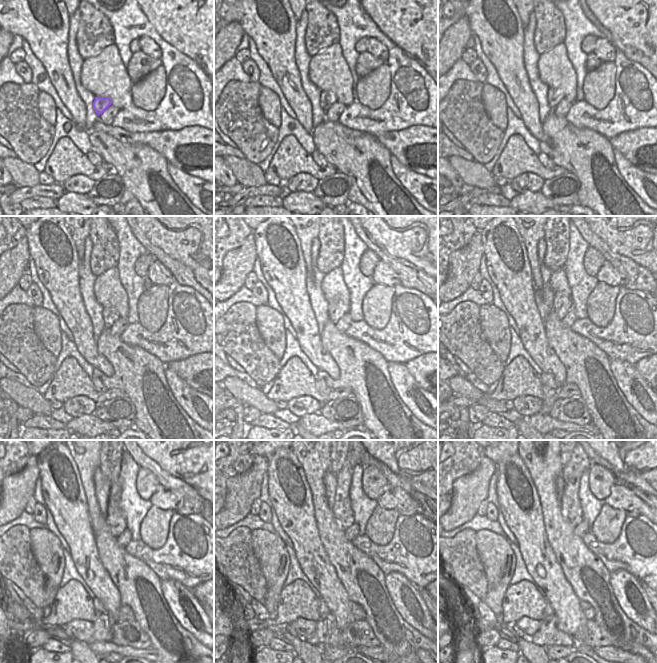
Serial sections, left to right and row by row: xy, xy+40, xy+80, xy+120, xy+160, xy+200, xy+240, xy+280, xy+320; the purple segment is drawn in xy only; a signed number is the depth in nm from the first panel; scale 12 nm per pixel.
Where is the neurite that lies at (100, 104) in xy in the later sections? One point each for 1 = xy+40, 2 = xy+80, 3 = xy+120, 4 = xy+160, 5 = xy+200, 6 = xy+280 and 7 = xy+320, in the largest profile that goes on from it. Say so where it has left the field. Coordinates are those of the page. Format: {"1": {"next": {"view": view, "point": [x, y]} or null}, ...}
{"1": {"next": {"view": "xy+40", "point": [328, 98]}}, "2": {"next": {"view": "xy+80", "point": [555, 94]}}, "3": {"next": {"view": "xy+120", "point": [110, 315]}}, "4": {"next": {"view": "xy+160", "point": [336, 309]}}, "5": {"next": {"view": "xy+200", "point": [561, 304]}}, "6": {"next": {"view": "xy+280", "point": [341, 509]}}, "7": {"next": {"view": "xy+320", "point": [579, 462]}}}

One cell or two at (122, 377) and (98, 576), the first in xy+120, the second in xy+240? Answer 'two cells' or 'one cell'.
two cells

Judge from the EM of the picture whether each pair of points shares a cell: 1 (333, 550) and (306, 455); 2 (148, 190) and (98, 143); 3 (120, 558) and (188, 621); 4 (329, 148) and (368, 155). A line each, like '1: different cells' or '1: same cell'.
1: same cell
2: same cell
3: different cells
4: same cell

